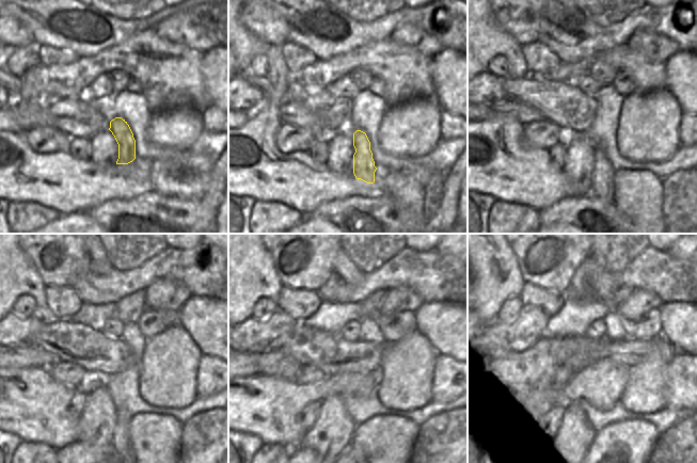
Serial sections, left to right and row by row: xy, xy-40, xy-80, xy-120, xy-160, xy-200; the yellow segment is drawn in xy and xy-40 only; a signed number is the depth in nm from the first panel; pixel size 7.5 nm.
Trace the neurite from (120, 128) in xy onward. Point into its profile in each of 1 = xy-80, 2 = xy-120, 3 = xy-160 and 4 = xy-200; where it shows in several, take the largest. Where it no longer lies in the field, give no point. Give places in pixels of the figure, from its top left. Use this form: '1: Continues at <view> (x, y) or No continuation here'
1: Continues at xy-80 (603, 173)
2: Continues at xy-120 (121, 440)
3: Continues at xy-160 (355, 450)
4: Continues at xy-200 (595, 450).

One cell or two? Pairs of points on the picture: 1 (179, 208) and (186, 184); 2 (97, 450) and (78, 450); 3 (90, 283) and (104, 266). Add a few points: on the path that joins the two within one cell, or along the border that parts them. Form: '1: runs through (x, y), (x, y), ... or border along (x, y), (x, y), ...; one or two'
1: border along (158, 193), (196, 198); two
2: runs through (93, 450), (82, 450); one
3: border along (90, 262), (92, 270), (103, 274), (113, 268); two

